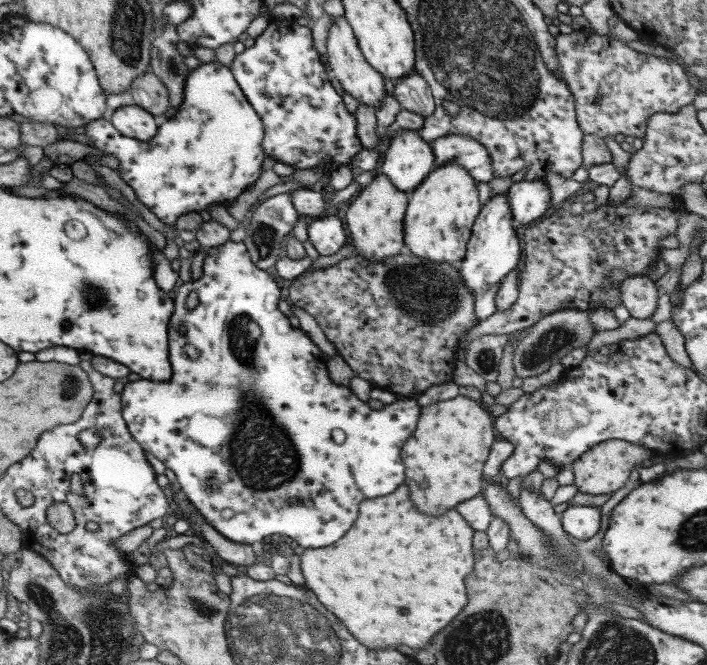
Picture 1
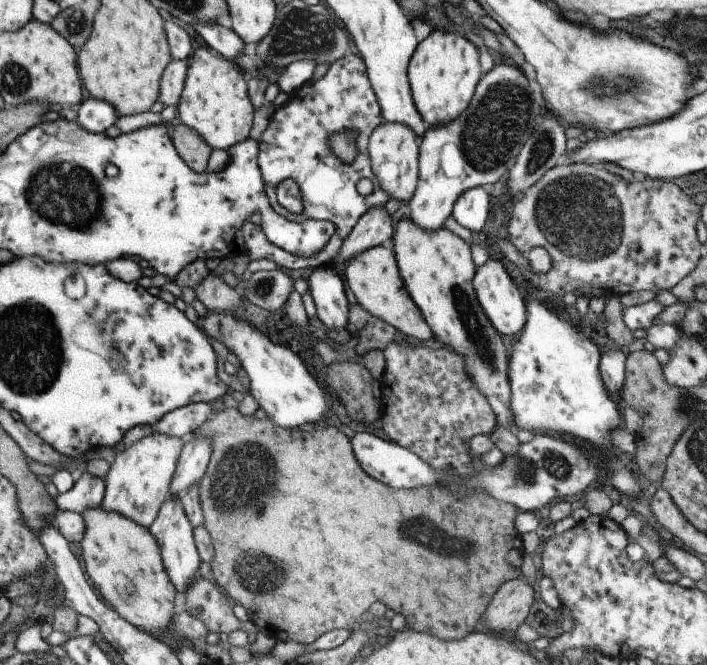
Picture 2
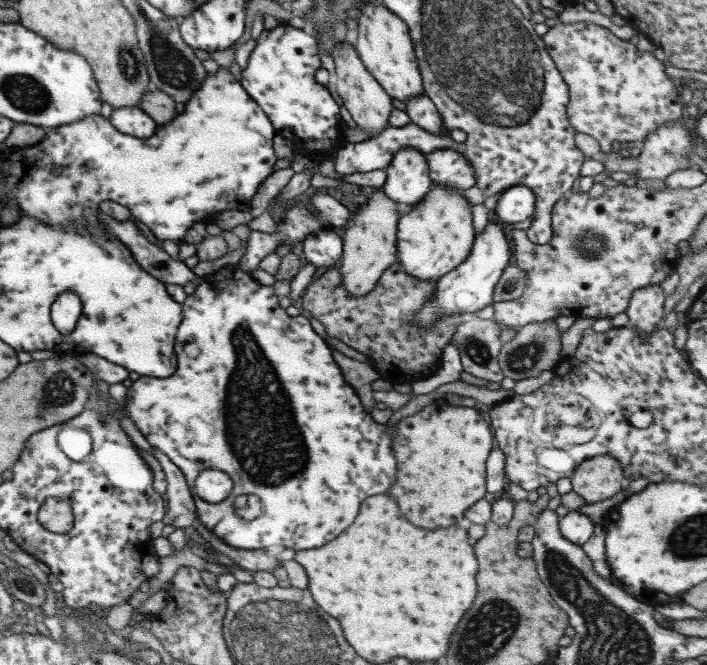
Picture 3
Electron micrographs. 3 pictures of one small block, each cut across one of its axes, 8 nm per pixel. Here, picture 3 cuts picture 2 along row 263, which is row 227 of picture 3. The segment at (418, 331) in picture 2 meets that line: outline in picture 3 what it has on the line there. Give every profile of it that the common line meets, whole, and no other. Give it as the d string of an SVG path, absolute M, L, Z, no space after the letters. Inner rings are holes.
M377 188L373 193L367 196L367 201L360 205L358 212L352 216L352 221L343 232L343 253L342 264L340 264L340 274L344 276L343 288L347 290L350 297L362 297L368 295L371 290L378 285L378 280L386 268L399 262L398 256L398 221L400 220L399 204L390 200L383 188Z

